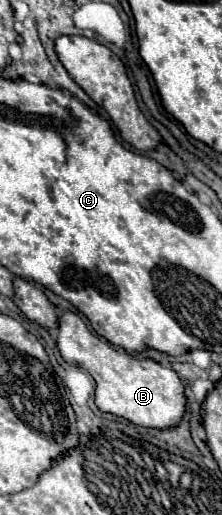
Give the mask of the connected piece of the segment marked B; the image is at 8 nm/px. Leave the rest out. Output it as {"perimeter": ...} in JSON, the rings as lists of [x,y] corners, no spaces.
{"perimeter":[[[63,311],[59,315],[57,327],[57,347],[61,357],[85,369],[93,375],[95,387],[95,405],[105,411],[129,419],[135,425],[143,427],[173,427],[179,423],[185,411],[185,395],[183,383],[171,367],[163,367],[153,359],[137,359],[127,355],[121,349],[115,349],[107,341],[101,341],[95,333],[87,329],[83,319],[71,311]]]}

